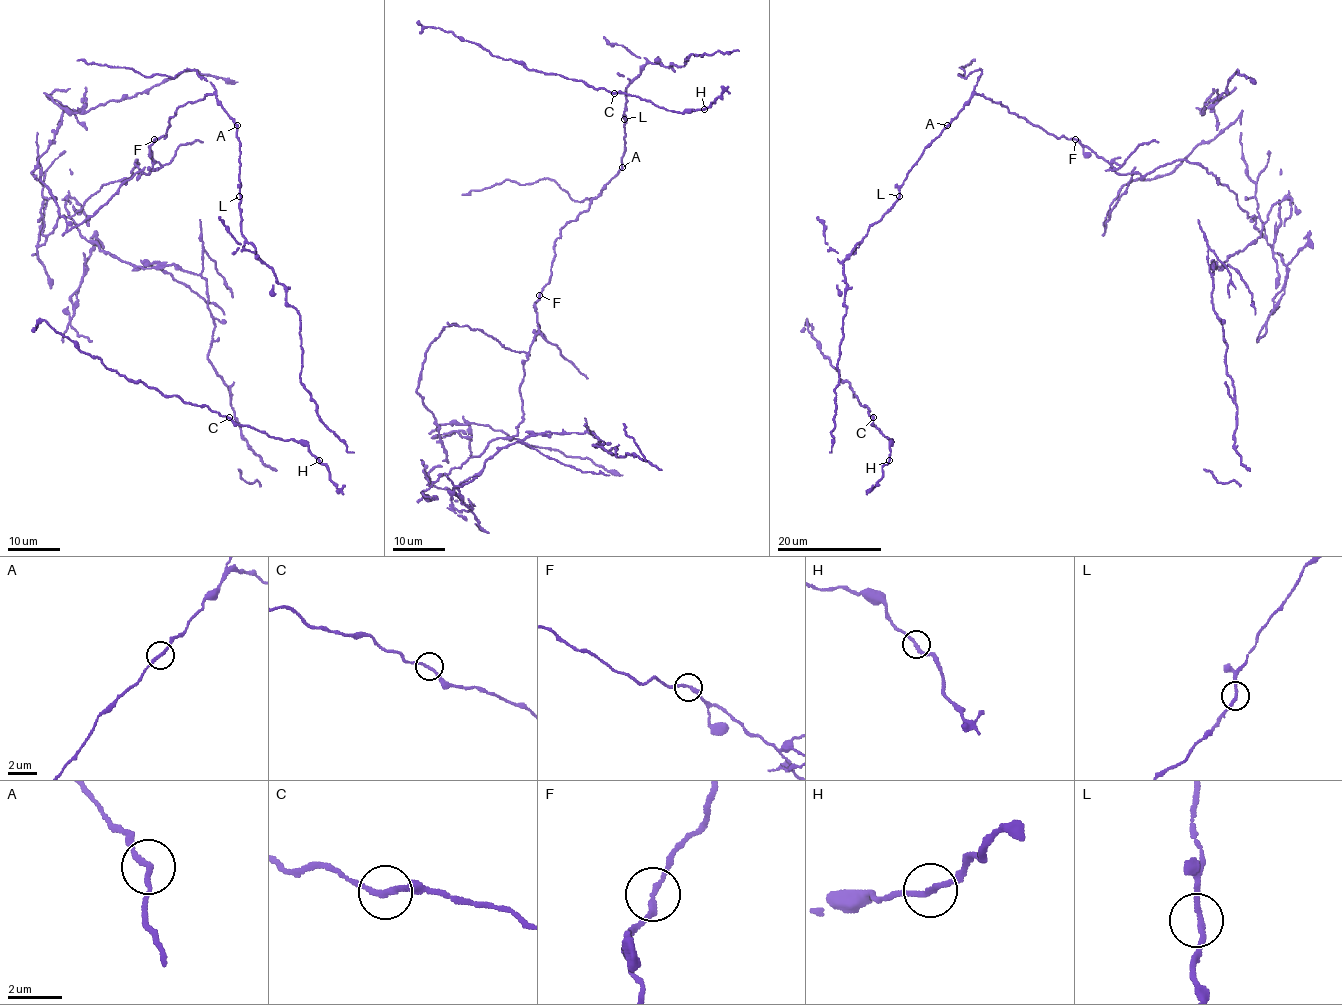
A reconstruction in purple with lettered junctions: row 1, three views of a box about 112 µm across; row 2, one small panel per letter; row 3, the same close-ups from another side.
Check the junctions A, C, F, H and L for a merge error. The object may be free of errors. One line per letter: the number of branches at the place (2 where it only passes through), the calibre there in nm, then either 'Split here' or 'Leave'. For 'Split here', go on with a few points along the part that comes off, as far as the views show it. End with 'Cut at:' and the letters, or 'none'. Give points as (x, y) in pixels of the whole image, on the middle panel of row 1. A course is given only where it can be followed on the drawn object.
A: Branches: 2. Thickness 200 nm. Leave
C: Branches: 2. Thickness 190 nm. Leave
F: Branches: 2. Thickness 220 nm. Split here
H: Branches: 2. Thickness 200 nm. Leave
L: Branches: 2. Thickness 200 nm. Leave
Cut at: F

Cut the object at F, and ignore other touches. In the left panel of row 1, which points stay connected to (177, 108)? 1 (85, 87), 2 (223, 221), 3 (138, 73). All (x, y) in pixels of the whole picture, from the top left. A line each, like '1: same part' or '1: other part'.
1: other part
2: same part
3: same part

